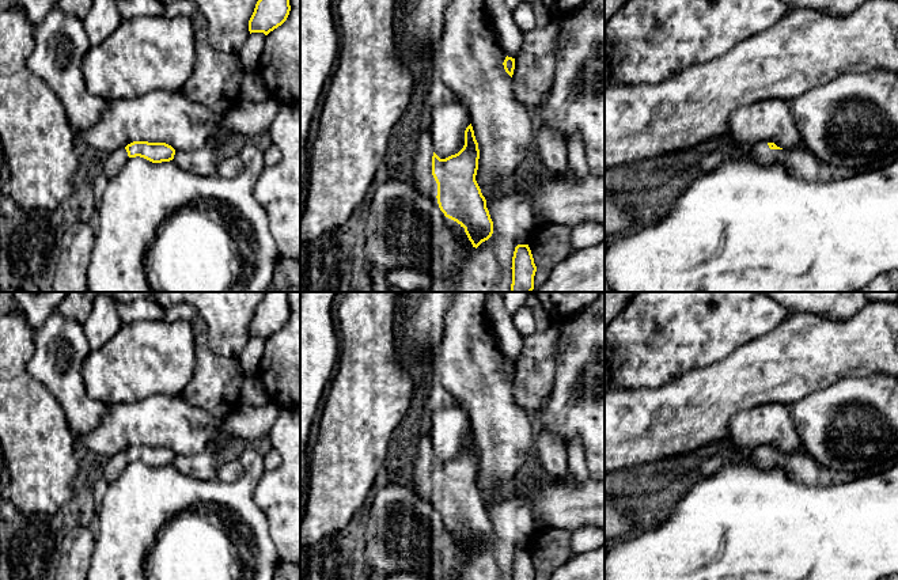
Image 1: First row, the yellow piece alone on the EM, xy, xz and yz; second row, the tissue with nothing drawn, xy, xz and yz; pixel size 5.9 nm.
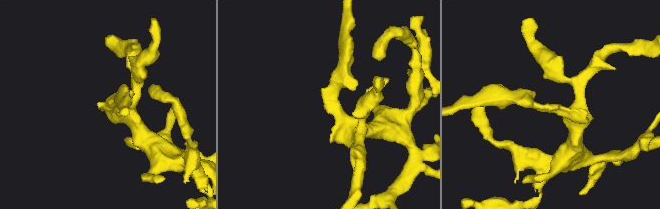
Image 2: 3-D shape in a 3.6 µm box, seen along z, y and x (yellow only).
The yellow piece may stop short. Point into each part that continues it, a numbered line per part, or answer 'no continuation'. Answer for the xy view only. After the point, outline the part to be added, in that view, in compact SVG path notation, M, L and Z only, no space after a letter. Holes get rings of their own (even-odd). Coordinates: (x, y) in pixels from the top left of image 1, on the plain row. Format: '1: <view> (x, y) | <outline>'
1: xy (116, 465) | M125 452L109 456L106 465L102 467L102 478L109 484L115 481L126 469L129 460Z

